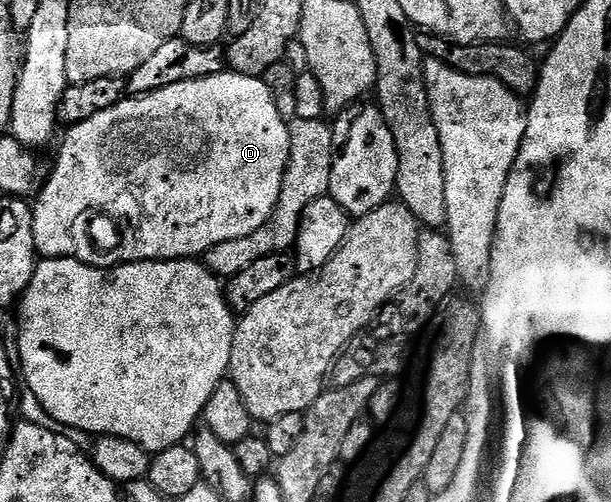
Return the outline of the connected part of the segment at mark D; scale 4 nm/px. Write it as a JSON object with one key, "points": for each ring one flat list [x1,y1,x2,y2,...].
{"points":[[228,69,217,75,179,81,175,85,155,89,146,95,126,97,121,102,111,105,111,109,103,109,103,113,87,117,87,121,72,124,66,131,69,132,61,143,57,164,54,165,53,171,51,167,44,187,32,204,35,245,38,256,47,259,77,259,93,267,100,266,101,263,96,249,93,248,93,239,89,236,89,222,96,211,110,215,121,226,120,262,138,263,144,259,197,259,215,245,247,237,266,223,279,199,285,169,289,164,289,123,283,117,279,117,279,109,275,109,275,100,271,98,271,89,267,89,264,78,240,75,238,71]]}

